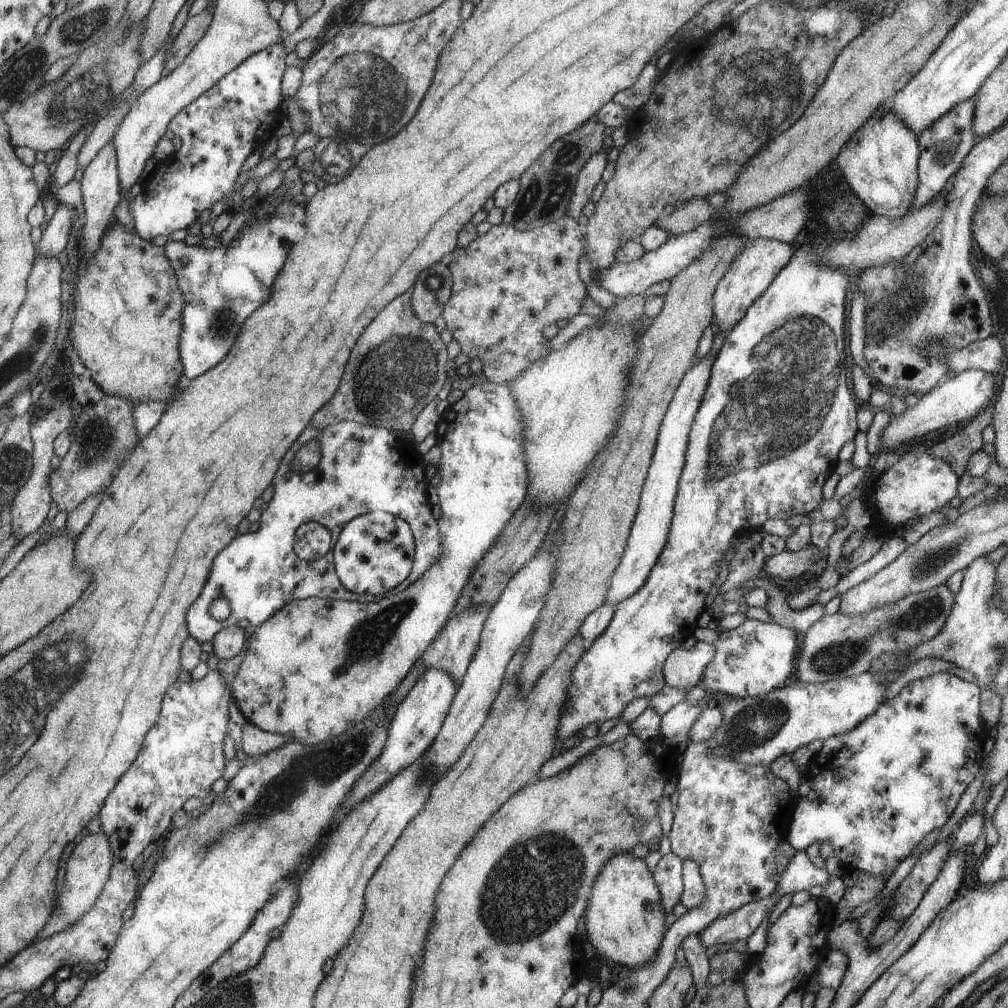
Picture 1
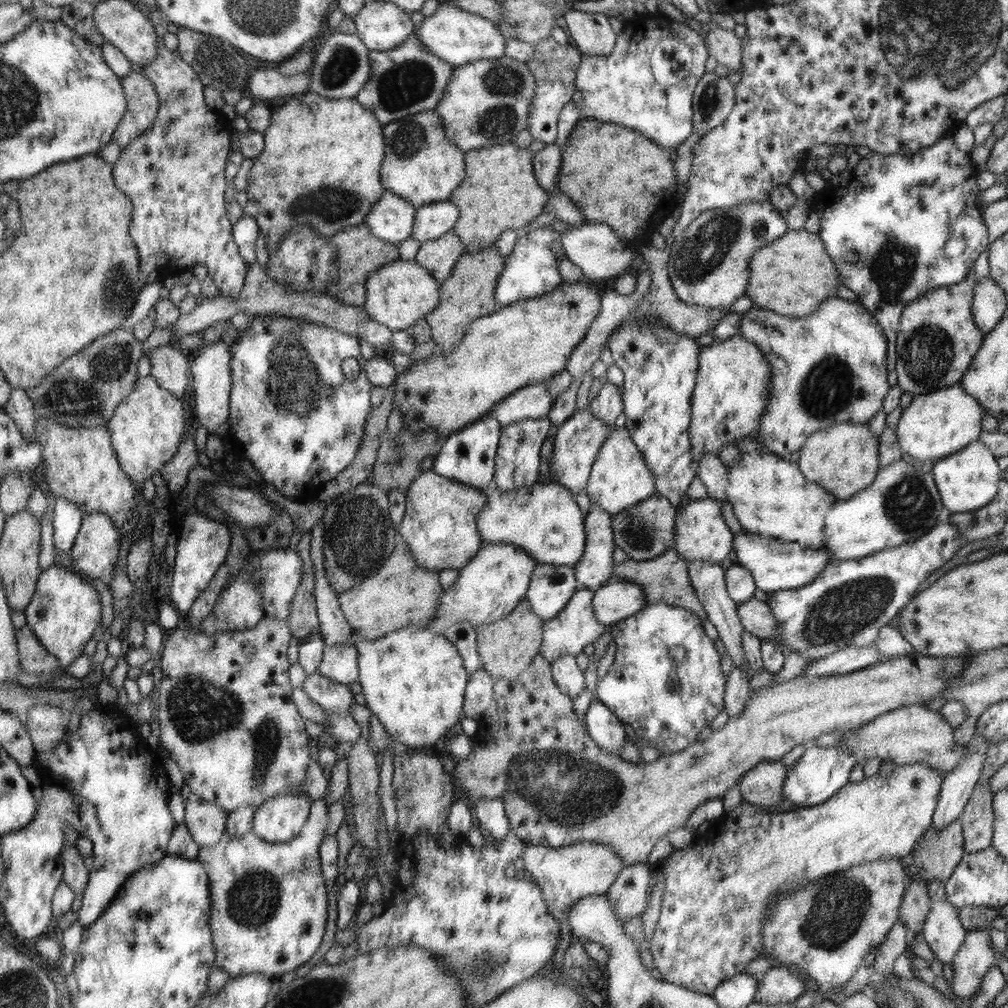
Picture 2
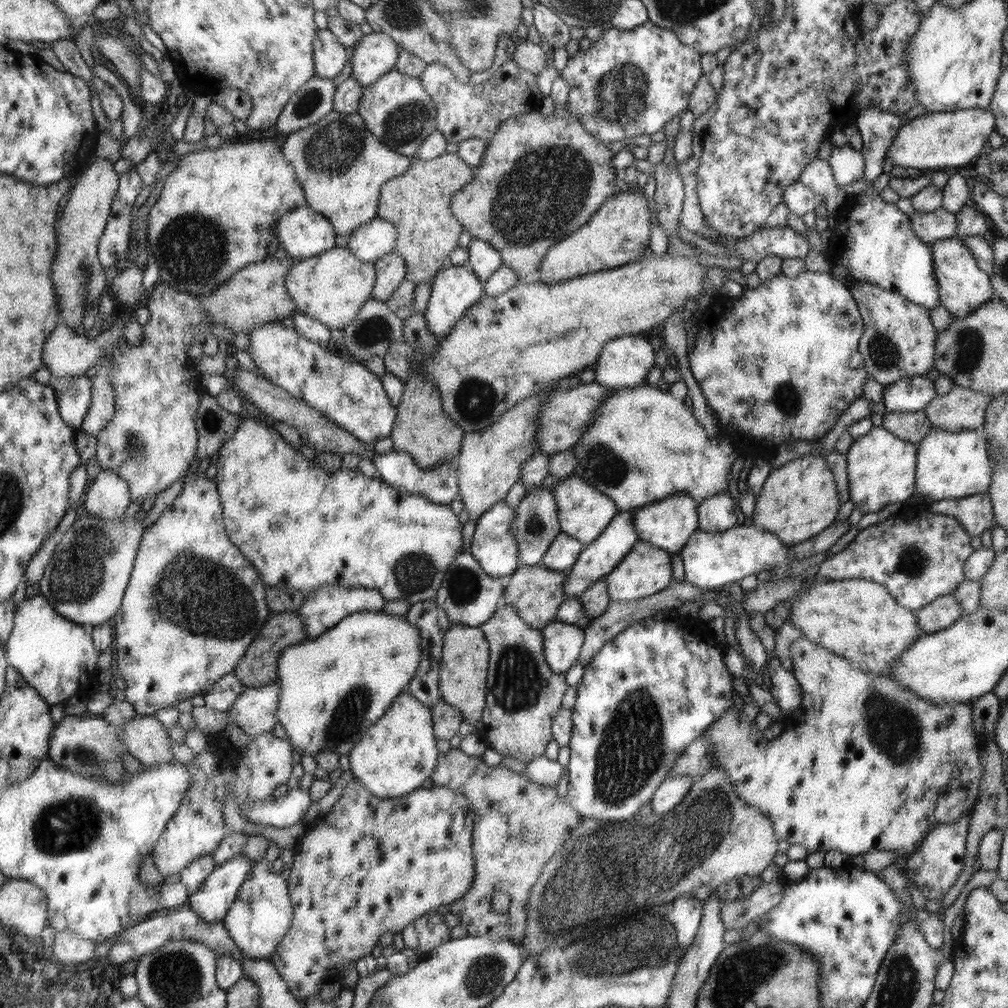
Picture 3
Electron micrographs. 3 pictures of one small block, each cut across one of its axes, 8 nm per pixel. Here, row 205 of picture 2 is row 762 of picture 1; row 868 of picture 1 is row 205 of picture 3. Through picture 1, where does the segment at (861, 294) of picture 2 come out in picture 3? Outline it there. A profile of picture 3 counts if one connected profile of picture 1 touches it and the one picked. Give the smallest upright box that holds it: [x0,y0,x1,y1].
[825,187,941,309]

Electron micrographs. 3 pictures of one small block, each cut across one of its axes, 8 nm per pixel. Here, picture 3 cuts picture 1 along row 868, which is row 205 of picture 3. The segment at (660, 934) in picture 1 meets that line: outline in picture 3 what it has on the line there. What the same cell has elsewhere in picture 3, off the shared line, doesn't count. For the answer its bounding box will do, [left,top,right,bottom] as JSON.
[541,192,650,284]

